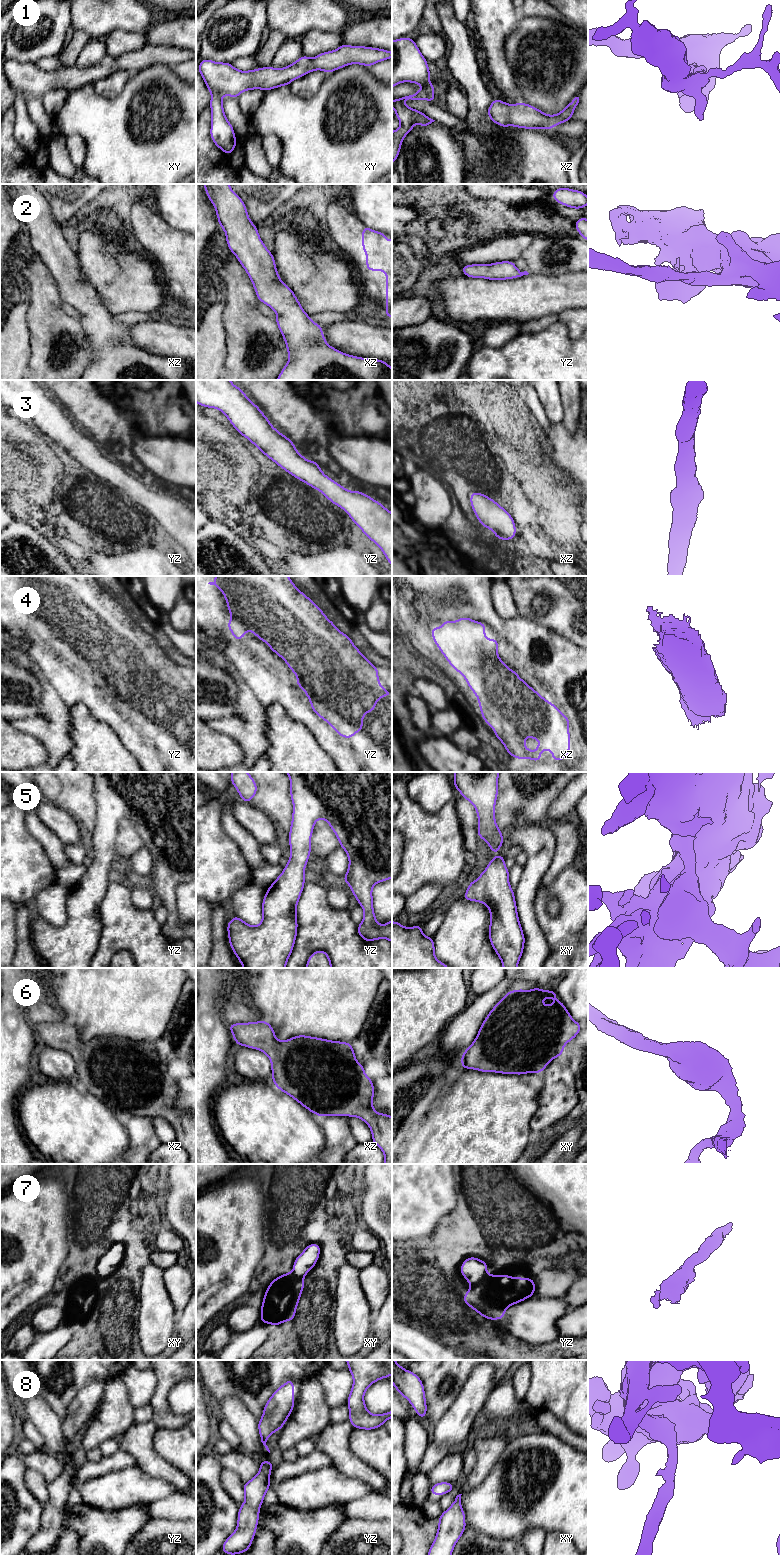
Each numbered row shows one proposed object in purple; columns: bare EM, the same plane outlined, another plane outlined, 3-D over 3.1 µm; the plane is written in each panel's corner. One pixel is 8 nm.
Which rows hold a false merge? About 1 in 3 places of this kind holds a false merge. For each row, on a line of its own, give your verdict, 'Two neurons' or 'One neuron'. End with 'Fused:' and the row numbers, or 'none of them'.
1: One neuron
2: One neuron
3: One neuron
4: One neuron
5: One neuron
6: One neuron
7: Two neurons
8: One neuron
Fused: 7

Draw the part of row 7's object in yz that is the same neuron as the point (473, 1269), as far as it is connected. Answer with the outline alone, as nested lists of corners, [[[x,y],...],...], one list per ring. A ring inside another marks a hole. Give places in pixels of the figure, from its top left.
[[[468,1257],[462,1262],[460,1273],[470,1285],[474,1285],[484,1277],[487,1268],[487,1261],[481,1261],[478,1257]]]

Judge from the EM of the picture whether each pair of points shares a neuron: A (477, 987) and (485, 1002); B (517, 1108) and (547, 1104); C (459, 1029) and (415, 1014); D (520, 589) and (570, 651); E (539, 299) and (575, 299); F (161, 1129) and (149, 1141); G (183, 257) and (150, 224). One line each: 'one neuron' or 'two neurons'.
A: two neurons
B: two neurons
C: two neurons
D: two neurons
E: one neuron
F: two neurons
G: one neuron

